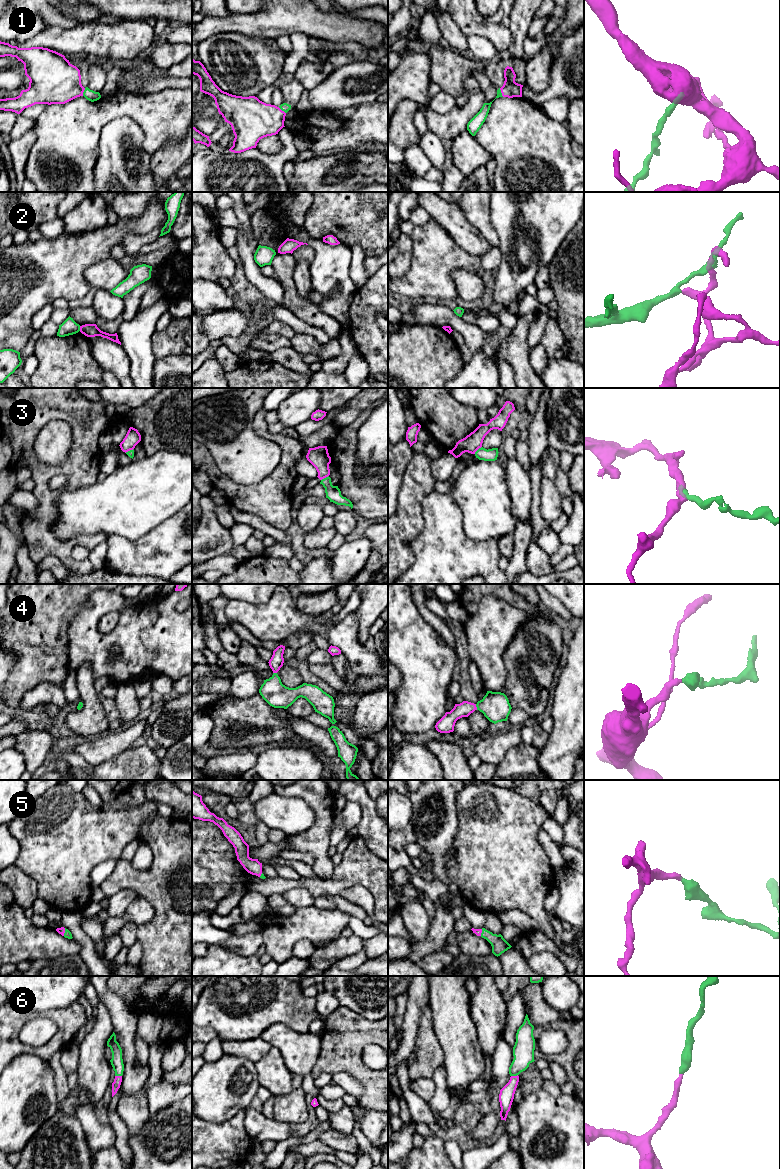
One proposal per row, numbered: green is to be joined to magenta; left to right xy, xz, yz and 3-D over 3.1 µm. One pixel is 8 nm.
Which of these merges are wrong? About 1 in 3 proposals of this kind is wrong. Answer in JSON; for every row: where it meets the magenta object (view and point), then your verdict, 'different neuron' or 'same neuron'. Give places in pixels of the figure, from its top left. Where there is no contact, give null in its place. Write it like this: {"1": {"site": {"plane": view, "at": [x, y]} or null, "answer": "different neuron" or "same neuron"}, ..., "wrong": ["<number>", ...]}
{"1": {"site": {"plane": "yz", "at": [501, 92]}, "answer": "same neuron"}, "2": {"site": {"plane": "xy", "at": [80, 328]}, "answer": "different neuron"}, "3": {"site": {"plane": "yz", "at": [477, 449]}, "answer": "different neuron"}, "4": {"site": {"plane": "yz", "at": [476, 707]}, "answer": "same neuron"}, "5": {"site": {"plane": "xy", "at": [64, 932]}, "answer": "same neuron"}, "6": {"site": {"plane": "xy", "at": [118, 1076]}, "answer": "same neuron"}, "wrong": ["2", "3"]}

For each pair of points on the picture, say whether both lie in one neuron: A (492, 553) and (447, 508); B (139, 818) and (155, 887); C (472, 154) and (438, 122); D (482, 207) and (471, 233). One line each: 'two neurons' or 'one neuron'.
A: one neuron
B: two neurons
C: two neurons
D: two neurons

